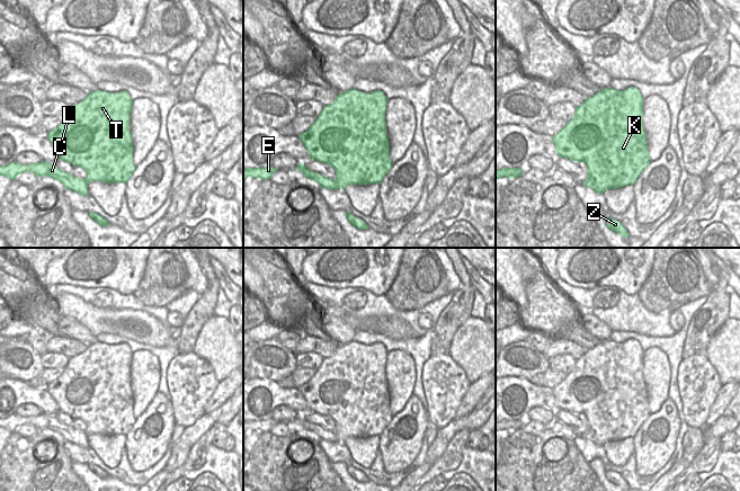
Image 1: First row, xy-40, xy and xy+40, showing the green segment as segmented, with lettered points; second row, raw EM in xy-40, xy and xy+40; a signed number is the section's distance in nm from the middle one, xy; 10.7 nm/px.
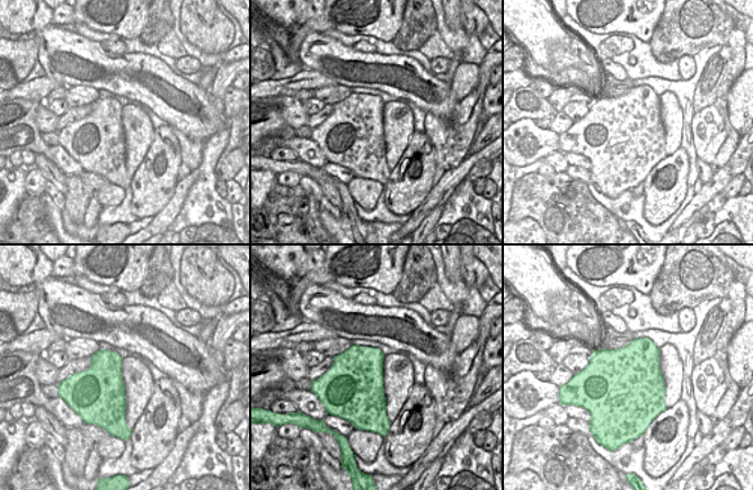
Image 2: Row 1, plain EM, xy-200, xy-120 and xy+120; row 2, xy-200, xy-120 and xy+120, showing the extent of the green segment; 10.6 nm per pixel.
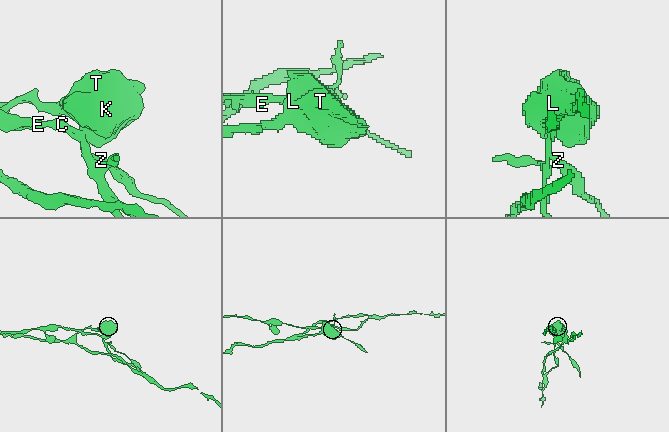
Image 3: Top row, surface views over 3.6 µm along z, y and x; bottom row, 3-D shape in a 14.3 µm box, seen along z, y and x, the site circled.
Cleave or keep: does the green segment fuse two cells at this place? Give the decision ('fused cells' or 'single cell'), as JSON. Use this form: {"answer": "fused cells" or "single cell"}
{"answer": "fused cells"}

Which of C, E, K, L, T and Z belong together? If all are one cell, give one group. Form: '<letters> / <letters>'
C E Z / K L T

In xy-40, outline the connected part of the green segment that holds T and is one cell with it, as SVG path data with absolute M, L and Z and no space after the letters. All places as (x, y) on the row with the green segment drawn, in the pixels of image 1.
M91 91L81 102L69 108L61 125L48 132L47 140L56 149L61 160L73 167L81 167L87 172L88 184L126 184L136 169L130 131L132 105L133 99L127 91Z

